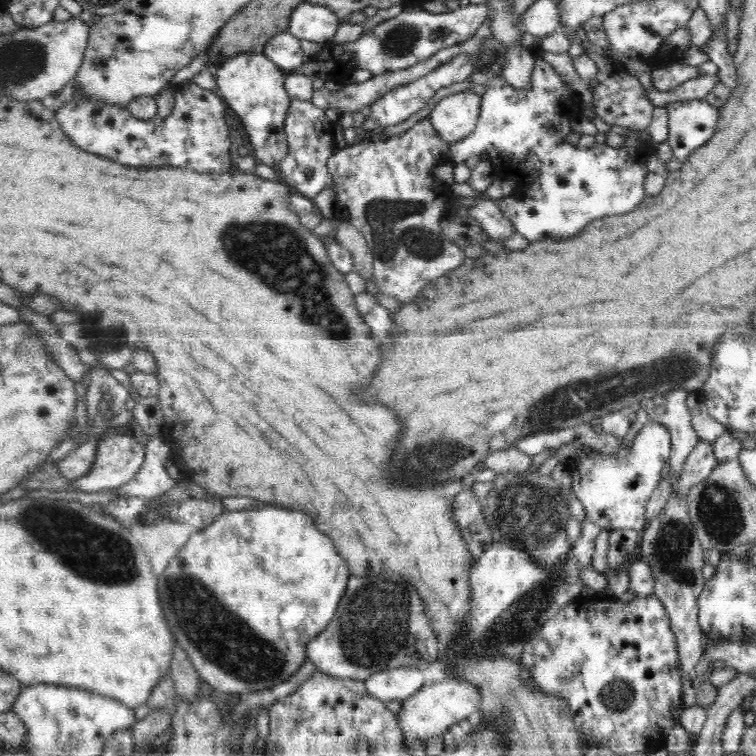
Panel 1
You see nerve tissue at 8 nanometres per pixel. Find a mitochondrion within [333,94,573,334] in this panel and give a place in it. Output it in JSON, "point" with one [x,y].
{"point":[393,225]}

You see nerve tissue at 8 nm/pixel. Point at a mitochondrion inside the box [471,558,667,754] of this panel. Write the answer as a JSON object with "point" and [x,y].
{"point":[619,694]}

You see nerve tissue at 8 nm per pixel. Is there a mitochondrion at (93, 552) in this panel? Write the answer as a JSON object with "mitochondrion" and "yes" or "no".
{"mitochondrion":"yes"}

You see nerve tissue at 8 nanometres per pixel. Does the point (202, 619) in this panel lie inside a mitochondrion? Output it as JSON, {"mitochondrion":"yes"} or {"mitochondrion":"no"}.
{"mitochondrion":"yes"}

